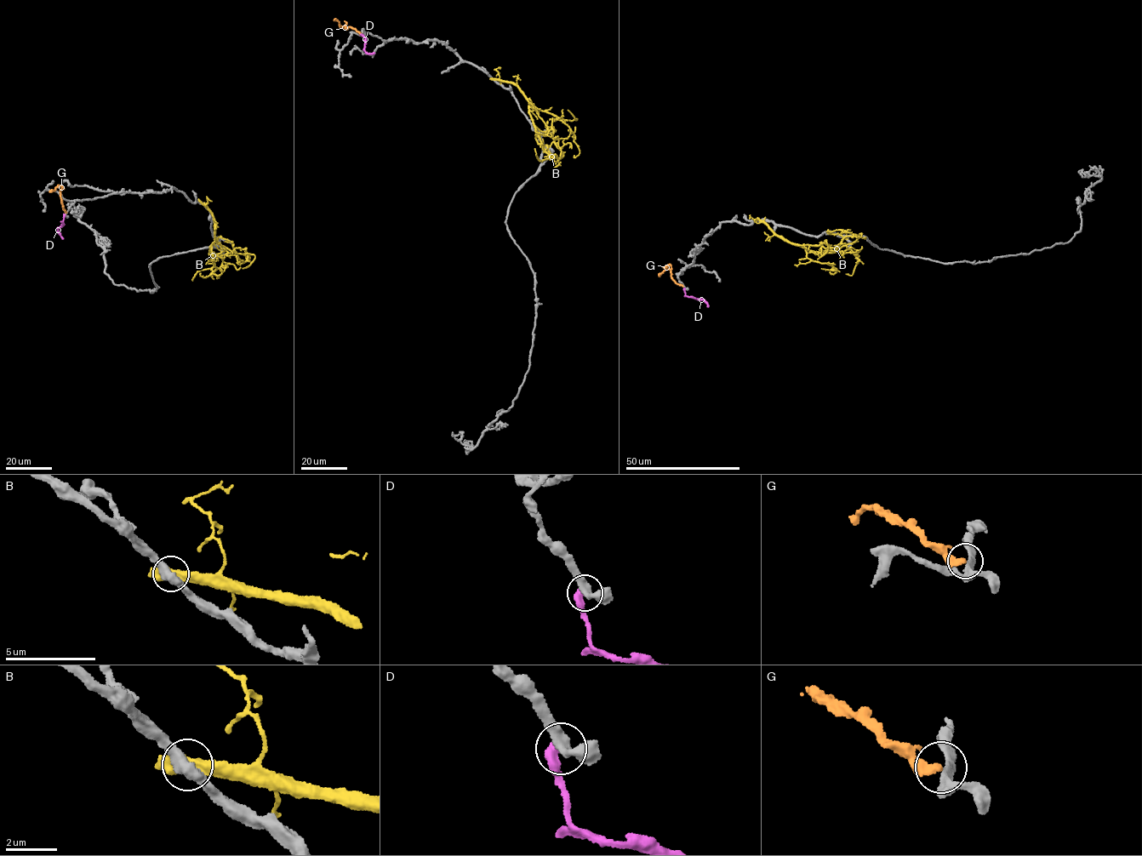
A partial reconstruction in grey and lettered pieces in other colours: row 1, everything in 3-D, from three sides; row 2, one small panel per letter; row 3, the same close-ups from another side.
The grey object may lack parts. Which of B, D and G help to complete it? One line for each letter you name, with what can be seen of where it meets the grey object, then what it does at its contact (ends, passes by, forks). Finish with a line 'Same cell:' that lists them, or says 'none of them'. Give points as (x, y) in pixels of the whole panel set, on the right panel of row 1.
Same cell: none of them

